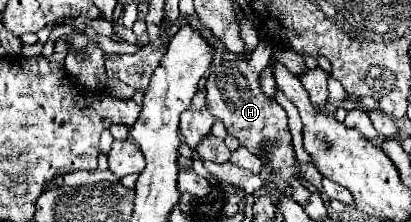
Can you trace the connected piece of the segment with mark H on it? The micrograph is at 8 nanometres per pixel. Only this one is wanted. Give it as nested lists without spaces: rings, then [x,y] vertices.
[[[259,44],[255,52],[251,52],[251,60],[223,60],[221,64],[211,68],[207,78],[207,110],[225,124],[227,134],[235,136],[241,146],[245,146],[255,156],[261,154],[261,144],[267,142],[267,154],[273,162],[273,168],[279,170],[283,166],[291,166],[295,162],[295,152],[291,144],[291,132],[287,126],[287,112],[277,104],[275,98],[263,94],[259,86],[259,74],[267,68],[271,60],[273,48],[269,44]]]

